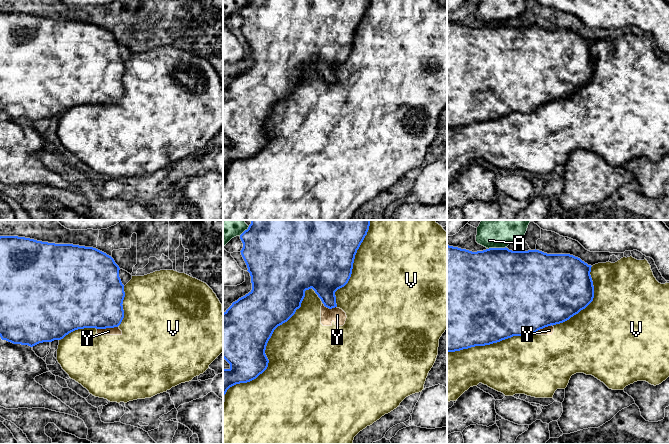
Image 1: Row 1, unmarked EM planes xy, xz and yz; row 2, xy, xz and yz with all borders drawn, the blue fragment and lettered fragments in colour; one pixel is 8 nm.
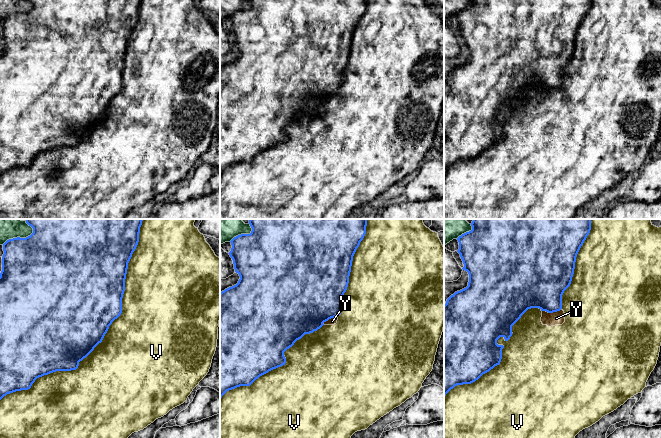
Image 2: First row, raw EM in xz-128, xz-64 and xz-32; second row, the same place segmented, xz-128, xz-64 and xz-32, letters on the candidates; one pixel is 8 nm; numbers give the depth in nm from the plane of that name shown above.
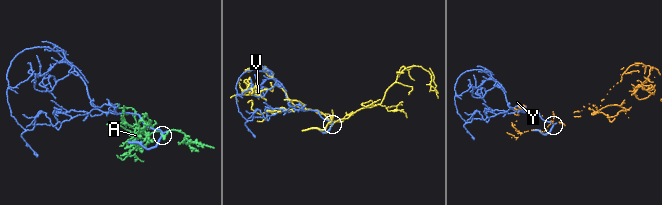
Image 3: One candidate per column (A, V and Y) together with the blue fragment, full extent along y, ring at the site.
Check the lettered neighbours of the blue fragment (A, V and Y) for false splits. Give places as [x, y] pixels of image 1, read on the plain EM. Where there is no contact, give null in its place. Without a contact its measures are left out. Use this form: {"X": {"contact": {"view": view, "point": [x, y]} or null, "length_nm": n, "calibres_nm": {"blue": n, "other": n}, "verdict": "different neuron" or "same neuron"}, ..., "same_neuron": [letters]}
{"A": {"contact": {"view": "yz", "point": [496, 24]}, "length_nm": 150, "calibres_nm": {"blue": 500, "other": 190}, "verdict": "different neuron"}, "V": {"contact": {"view": "xz", "point": [265, 123]}, "length_nm": 1100, "calibres_nm": {"blue": 460, "other": 460}, "verdict": "different neuron"}, "Y": {"contact": {"view": "xy", "point": [107, 103]}, "length_nm": 170, "calibres_nm": {"blue": 460, "other": 60}, "verdict": "different neuron"}, "same_neuron": []}

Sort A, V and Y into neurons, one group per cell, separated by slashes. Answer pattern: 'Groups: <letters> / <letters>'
Groups: A / V Y

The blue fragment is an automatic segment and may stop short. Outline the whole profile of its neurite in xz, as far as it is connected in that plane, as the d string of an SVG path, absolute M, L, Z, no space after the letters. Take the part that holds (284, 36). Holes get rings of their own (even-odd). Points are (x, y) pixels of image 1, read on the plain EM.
M250 0L248 5L240 11L240 15L243 19L243 24L240 28L247 41L247 47L251 52L252 66L245 72L233 78L223 89L223 134L230 140L229 145L223 145L223 171L226 170L230 163L236 160L250 158L267 145L269 139L265 130L267 119L274 106L287 98L295 90L296 86L301 83L306 66L312 64L325 83L329 85L337 83L335 68L348 59L352 50L355 31L367 11L369 2L370 0Z

